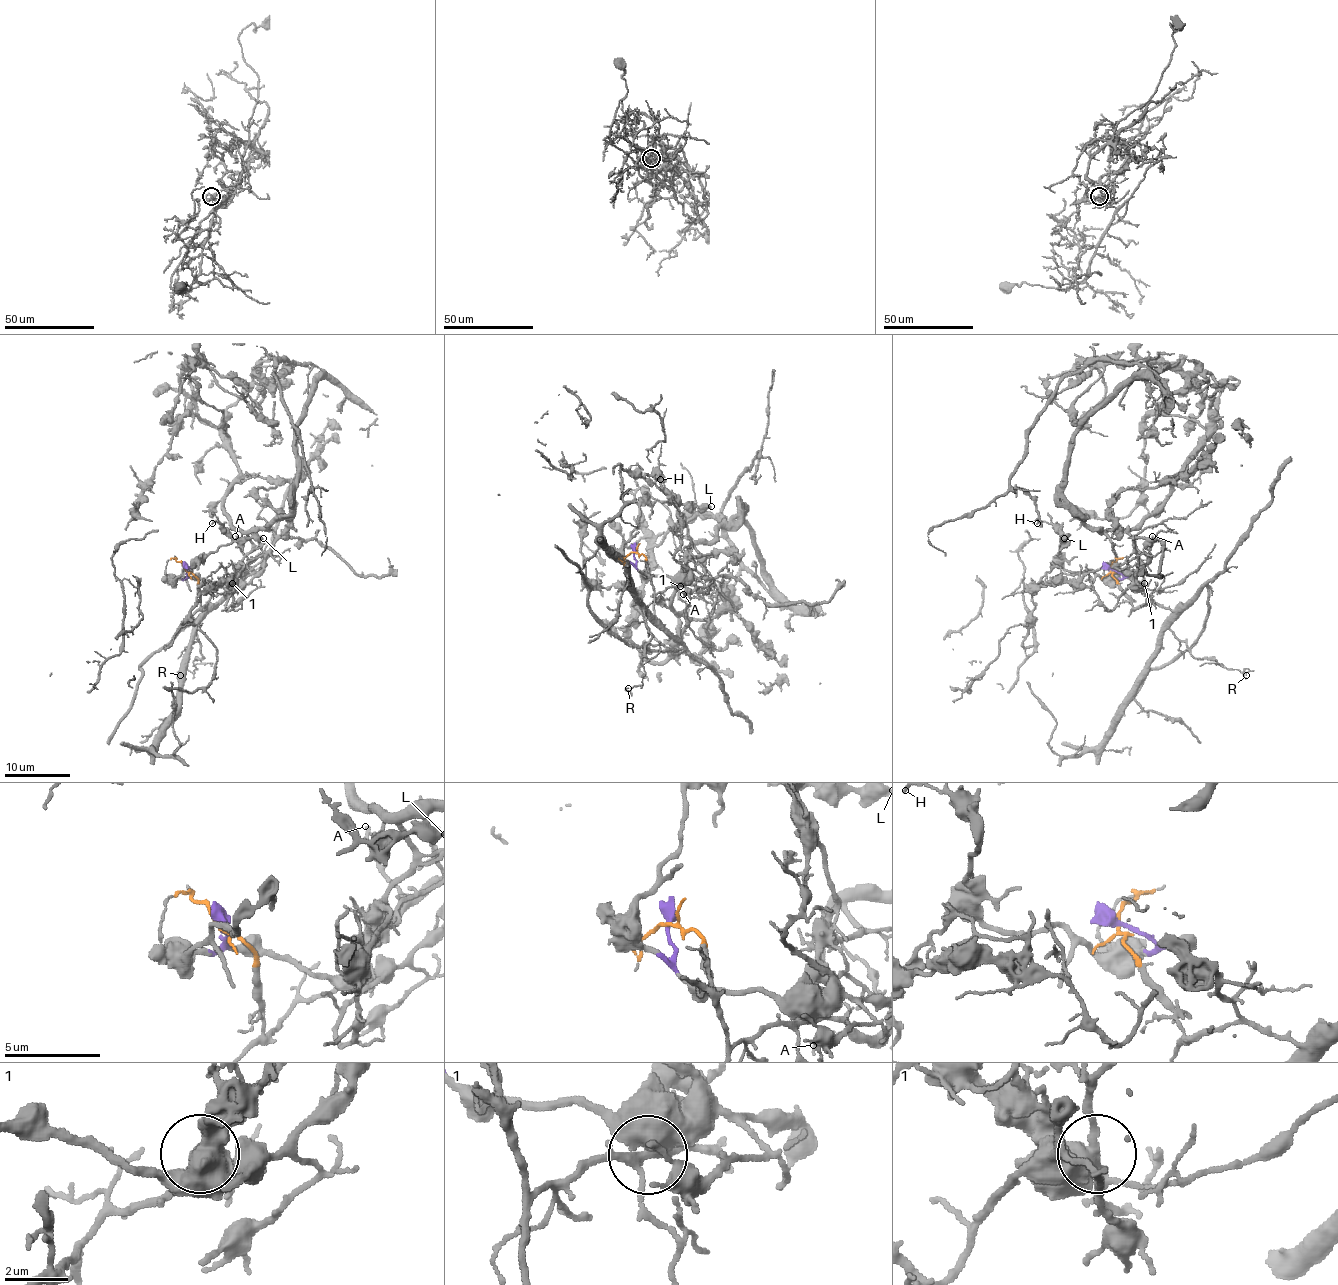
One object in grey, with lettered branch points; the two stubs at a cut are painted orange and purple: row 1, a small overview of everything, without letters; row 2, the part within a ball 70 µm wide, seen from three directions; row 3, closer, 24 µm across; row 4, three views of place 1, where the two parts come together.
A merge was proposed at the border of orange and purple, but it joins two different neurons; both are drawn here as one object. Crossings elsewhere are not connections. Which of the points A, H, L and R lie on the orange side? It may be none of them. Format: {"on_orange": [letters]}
{"on_orange": ["A", "R"]}

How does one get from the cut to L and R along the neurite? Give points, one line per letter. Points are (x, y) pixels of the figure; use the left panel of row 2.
L: (185, 568), (185, 576), (174, 580), (182, 571), (190, 571), (222, 545), (263, 538)
R: (185, 568), (197, 580), (202, 608), (205, 603), (195, 631), (204, 657), (194, 672), (182, 669), (180, 675)

